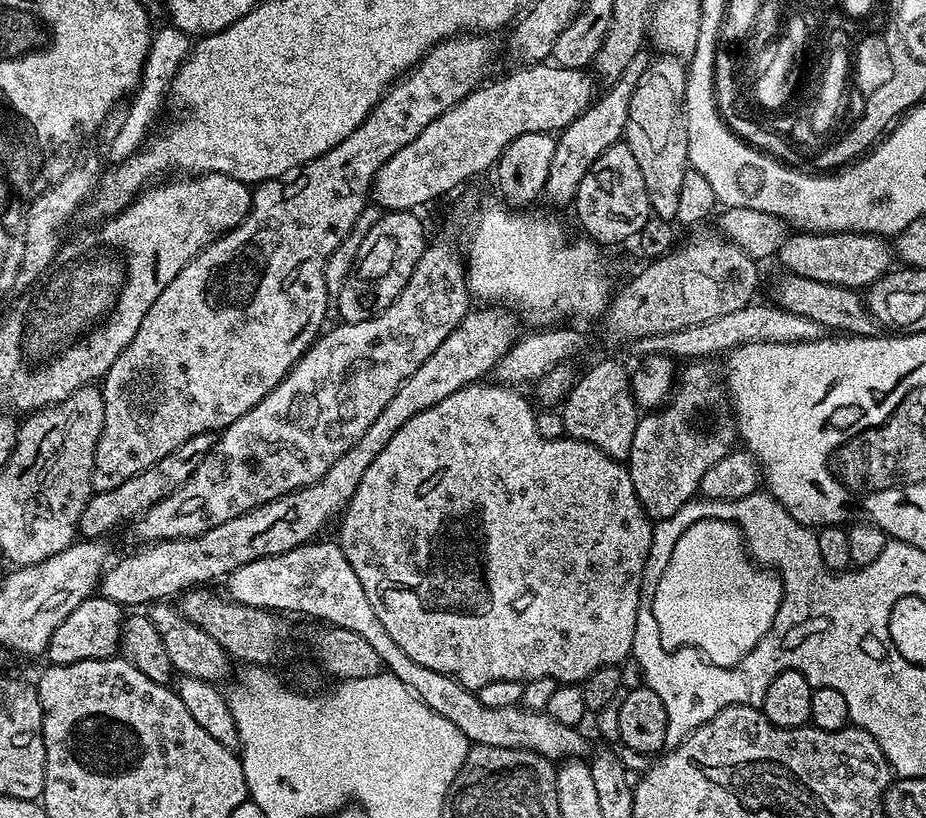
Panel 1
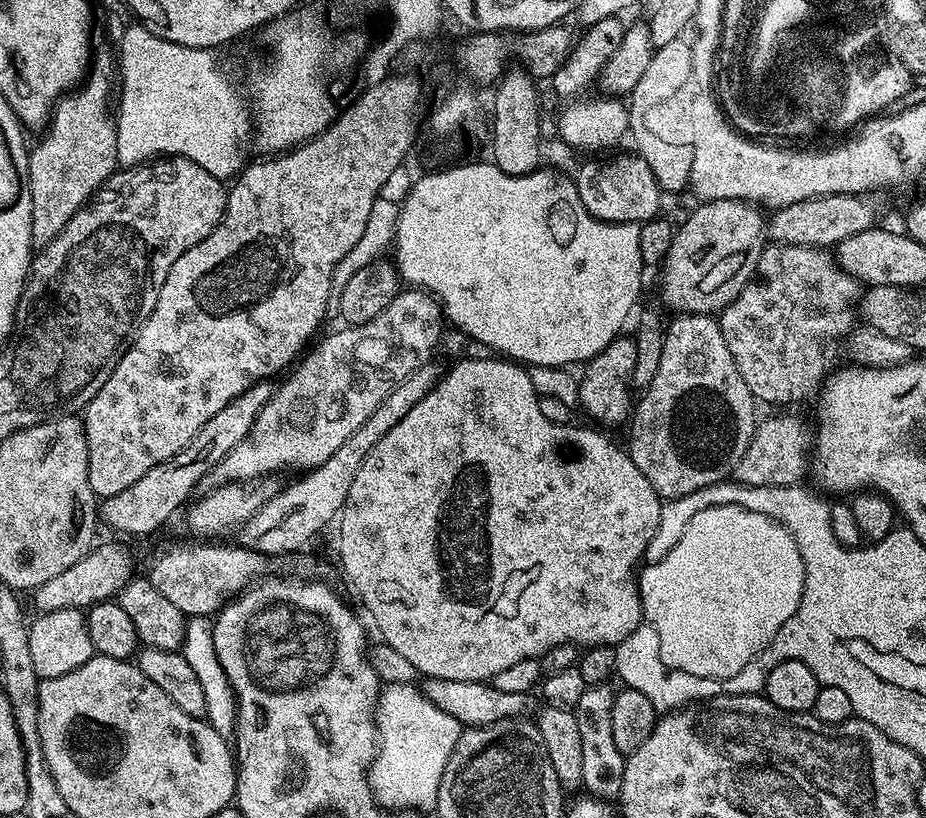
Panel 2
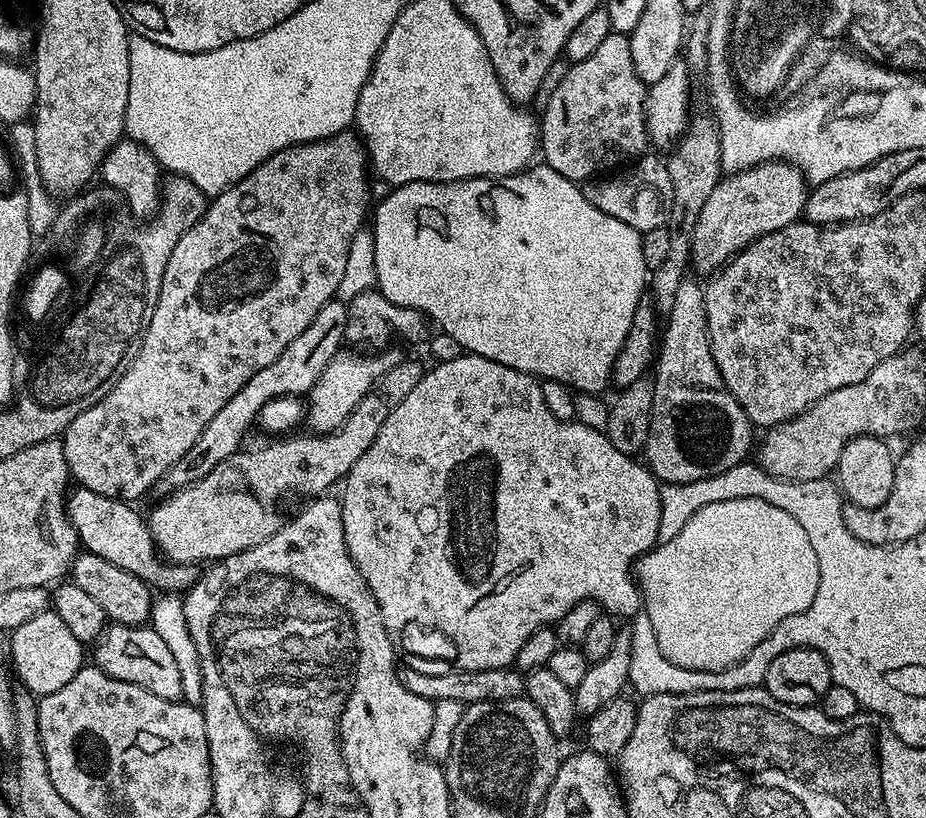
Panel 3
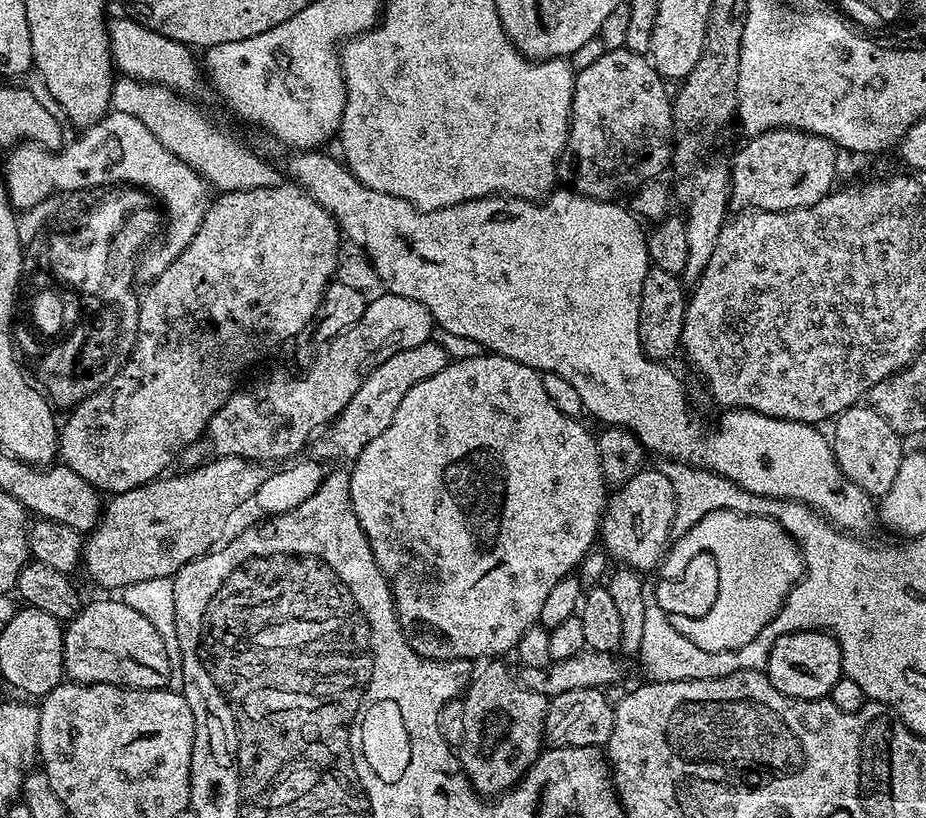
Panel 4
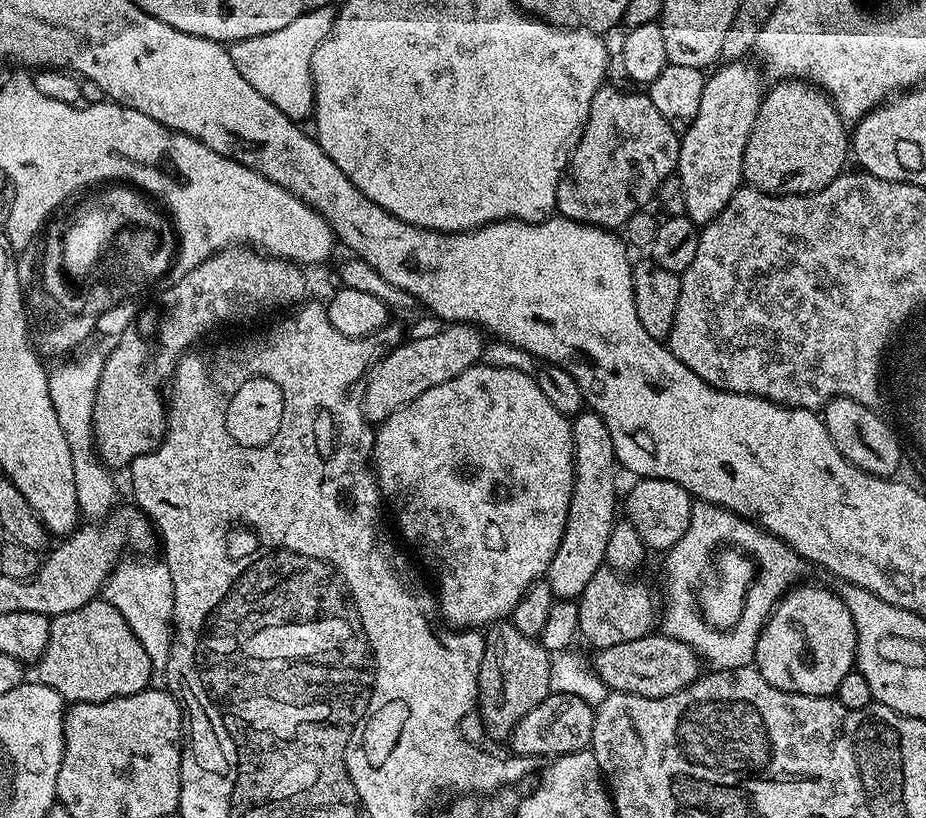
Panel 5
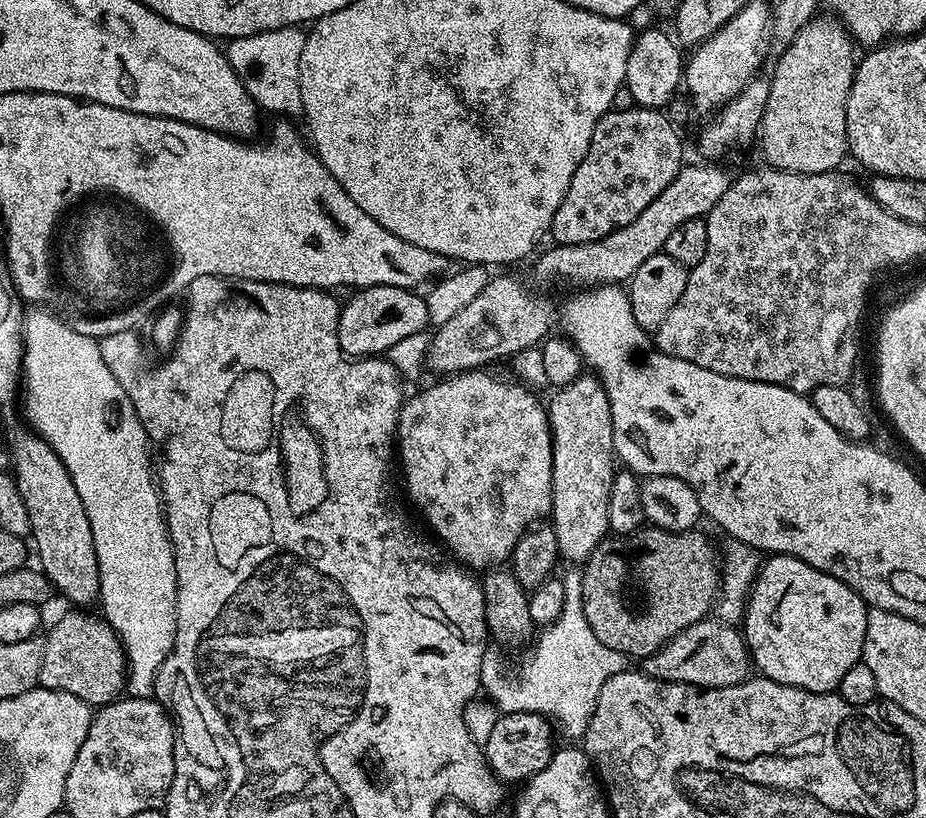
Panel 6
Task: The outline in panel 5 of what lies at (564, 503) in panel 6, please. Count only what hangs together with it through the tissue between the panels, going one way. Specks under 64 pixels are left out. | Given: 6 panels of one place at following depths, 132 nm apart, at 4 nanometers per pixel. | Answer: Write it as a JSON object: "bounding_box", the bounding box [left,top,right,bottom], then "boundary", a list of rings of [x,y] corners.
{"bounding_box":[546,410,618,600],"boundary":[[[585,410],[572,420],[572,441],[574,442],[574,482],[572,483],[572,497],[566,518],[566,530],[562,534],[562,542],[558,542],[558,550],[550,562],[546,579],[553,597],[556,600],[576,600],[582,590],[586,590],[586,582],[598,574],[600,568],[605,567],[604,555],[606,542],[610,538],[610,530],[618,519],[616,513],[616,472],[618,461],[614,442],[610,438],[610,430],[606,430],[606,422],[597,412]]]}

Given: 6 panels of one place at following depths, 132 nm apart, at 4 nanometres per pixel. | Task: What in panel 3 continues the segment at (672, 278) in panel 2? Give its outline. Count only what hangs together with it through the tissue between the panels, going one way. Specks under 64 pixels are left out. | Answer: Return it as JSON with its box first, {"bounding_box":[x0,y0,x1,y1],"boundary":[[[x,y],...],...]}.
{"bounding_box":[691,160,810,274],"boundary":[[[768,160],[765,164],[759,164],[750,170],[725,175],[720,184],[714,186],[706,206],[702,206],[702,214],[698,214],[698,222],[694,222],[691,267],[697,268],[700,272],[708,272],[707,274],[715,273],[732,257],[737,256],[747,244],[751,244],[756,237],[765,236],[774,230],[782,230],[782,226],[797,223],[803,217],[809,191],[810,185],[804,179],[804,175],[785,160]]]}

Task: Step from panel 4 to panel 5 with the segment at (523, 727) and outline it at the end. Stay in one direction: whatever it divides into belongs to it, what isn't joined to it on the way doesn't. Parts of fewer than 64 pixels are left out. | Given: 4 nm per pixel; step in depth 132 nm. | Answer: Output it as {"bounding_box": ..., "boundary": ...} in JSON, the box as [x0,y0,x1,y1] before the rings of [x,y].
{"bounding_box":[478,622,553,741],"boundary":[[[497,622],[483,633],[484,653],[478,670],[478,711],[485,733],[507,741],[514,726],[552,692],[550,670],[553,657],[539,639],[522,634],[510,622]]]}

